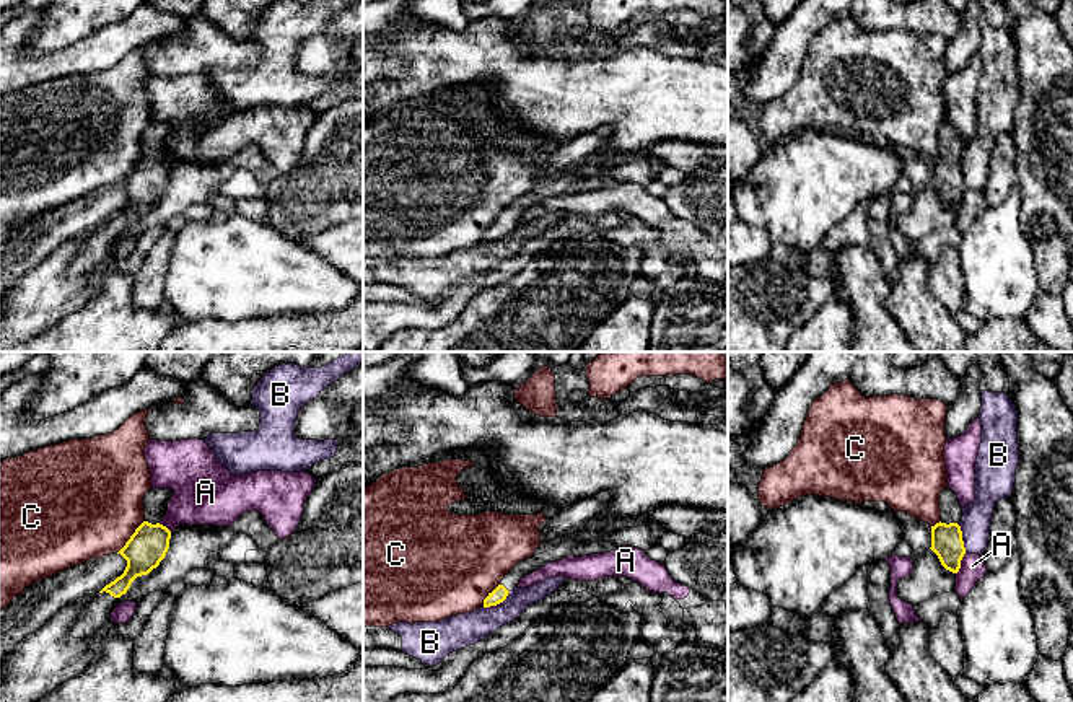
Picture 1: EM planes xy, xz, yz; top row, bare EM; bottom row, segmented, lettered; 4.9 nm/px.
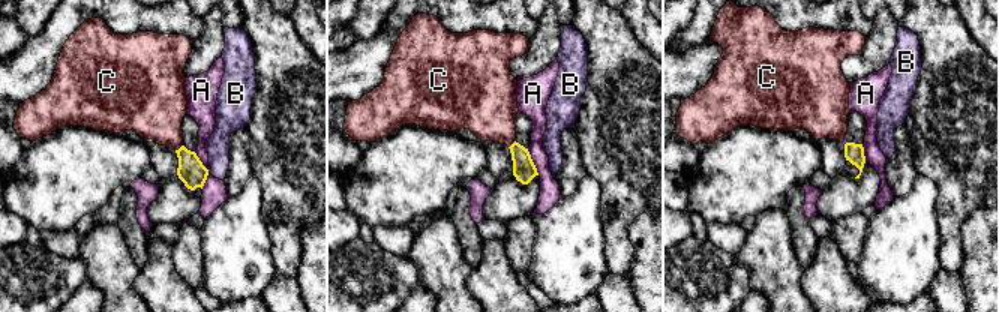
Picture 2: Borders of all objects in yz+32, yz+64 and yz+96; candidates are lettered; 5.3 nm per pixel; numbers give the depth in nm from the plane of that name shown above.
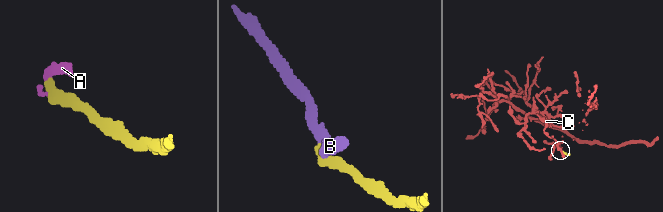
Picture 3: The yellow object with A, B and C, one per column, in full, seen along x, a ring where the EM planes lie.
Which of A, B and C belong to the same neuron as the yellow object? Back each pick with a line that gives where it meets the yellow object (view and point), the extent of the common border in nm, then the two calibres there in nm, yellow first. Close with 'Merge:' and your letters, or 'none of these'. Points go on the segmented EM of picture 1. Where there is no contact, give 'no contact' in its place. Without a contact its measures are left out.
Merge: none of these

